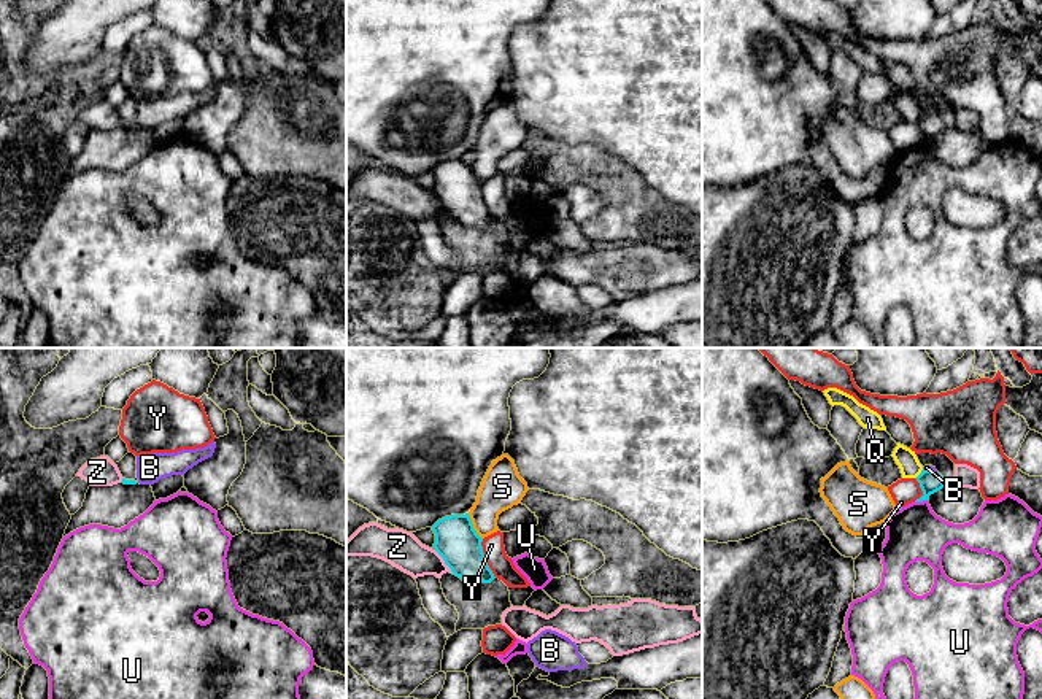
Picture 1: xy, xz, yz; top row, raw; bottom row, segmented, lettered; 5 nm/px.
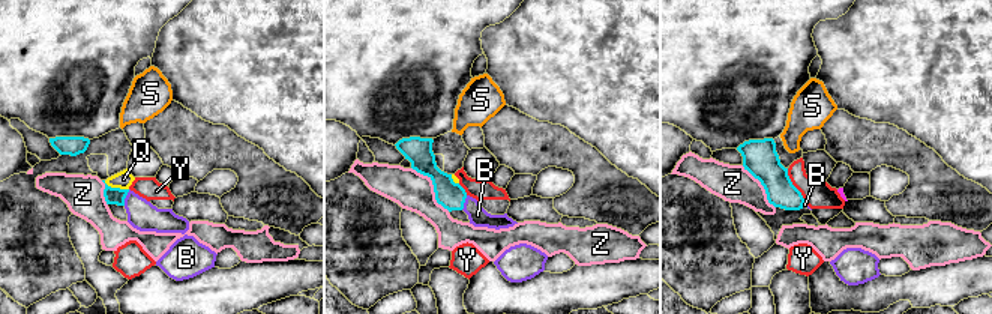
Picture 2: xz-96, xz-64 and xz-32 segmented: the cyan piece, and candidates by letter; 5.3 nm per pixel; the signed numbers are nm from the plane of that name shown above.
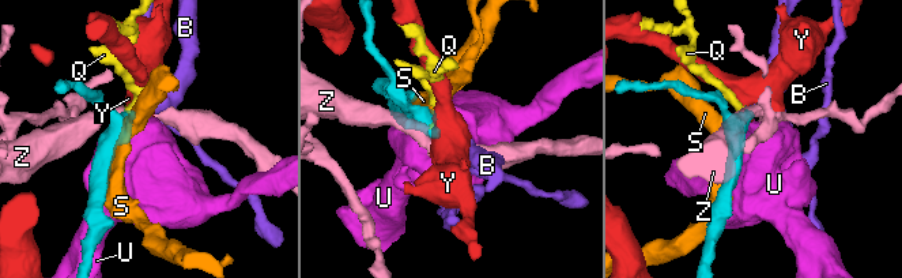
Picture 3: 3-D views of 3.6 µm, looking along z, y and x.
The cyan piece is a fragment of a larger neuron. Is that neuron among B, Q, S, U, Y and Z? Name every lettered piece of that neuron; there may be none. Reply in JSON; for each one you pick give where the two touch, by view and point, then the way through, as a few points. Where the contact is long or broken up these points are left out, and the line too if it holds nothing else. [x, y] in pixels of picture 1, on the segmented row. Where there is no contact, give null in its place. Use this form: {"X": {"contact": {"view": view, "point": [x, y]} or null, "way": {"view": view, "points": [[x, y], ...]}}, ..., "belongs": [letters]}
{"B": {"contact": {"view": "yz", "point": [930, 471]}, "way": {"view": "yz", "points": [[930, 482], [930, 471], [926, 467]]}}, "belongs": ["B"]}

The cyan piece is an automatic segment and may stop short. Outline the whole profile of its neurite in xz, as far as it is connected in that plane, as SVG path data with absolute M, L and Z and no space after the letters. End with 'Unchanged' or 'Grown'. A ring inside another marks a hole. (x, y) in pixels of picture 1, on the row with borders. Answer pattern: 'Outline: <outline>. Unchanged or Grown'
Outline: M469 513L445 516L432 531L434 548L453 575L467 583L491 583L496 578L484 559L483 539L473 529Z. Unchanged

